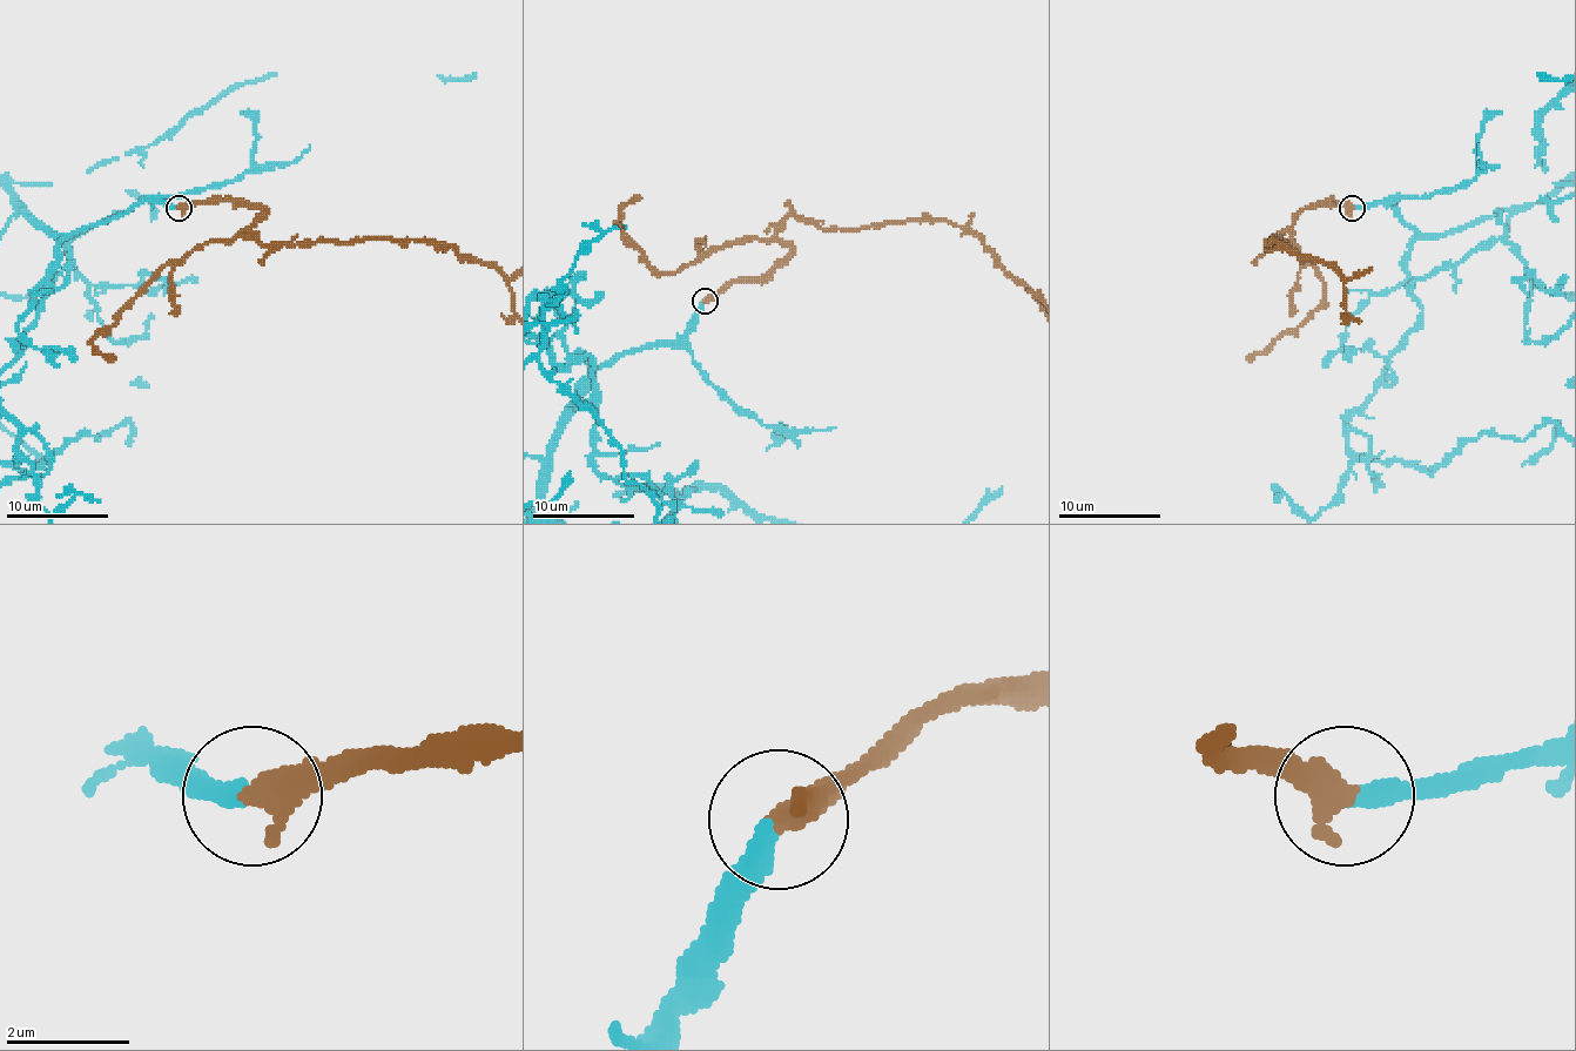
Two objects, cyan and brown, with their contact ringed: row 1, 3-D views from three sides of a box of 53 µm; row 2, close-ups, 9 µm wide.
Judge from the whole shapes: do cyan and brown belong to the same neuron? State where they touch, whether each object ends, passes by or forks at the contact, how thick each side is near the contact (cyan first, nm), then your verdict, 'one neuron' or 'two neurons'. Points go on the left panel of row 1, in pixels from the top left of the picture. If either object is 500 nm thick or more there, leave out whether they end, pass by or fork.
at (179, 208); 280 nm thick on the cyan side, 500 nm on the other; one neuron

